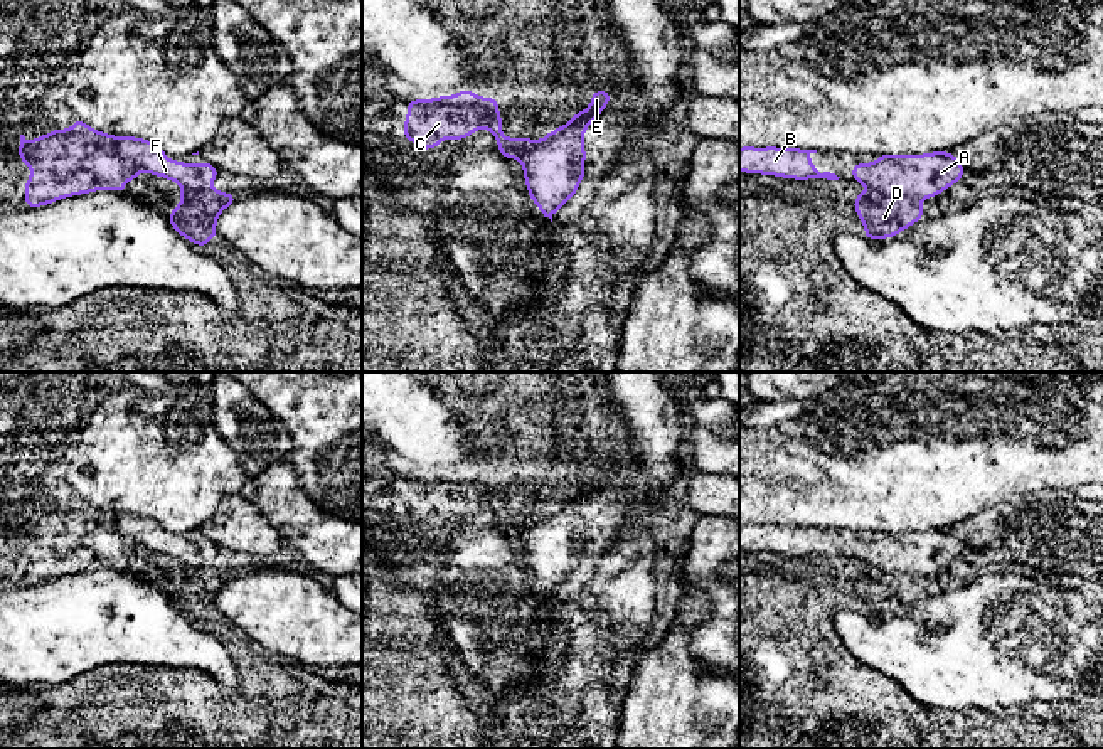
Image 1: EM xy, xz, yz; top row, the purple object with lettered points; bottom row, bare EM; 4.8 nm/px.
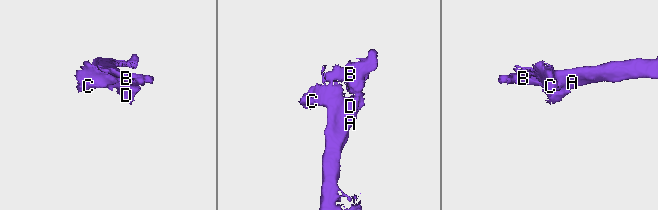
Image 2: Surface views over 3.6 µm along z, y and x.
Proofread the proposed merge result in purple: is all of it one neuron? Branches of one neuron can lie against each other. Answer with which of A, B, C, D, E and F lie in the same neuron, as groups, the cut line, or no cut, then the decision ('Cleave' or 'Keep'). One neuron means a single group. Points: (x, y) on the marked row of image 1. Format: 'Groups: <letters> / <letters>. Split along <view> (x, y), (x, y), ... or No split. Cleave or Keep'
Groups: A B C D E F. No split. Keep

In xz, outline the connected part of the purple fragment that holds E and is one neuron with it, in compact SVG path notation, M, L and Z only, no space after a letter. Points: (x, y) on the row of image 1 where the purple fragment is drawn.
M460 89L456 96L409 99L408 120L402 125L404 138L413 140L416 148L433 150L443 138L463 140L475 130L488 128L498 143L500 155L520 160L530 200L552 222L554 212L576 194L584 178L583 135L611 101L610 91L594 91L588 109L571 116L567 125L549 131L539 141L504 138L502 116L497 111L500 101Z

